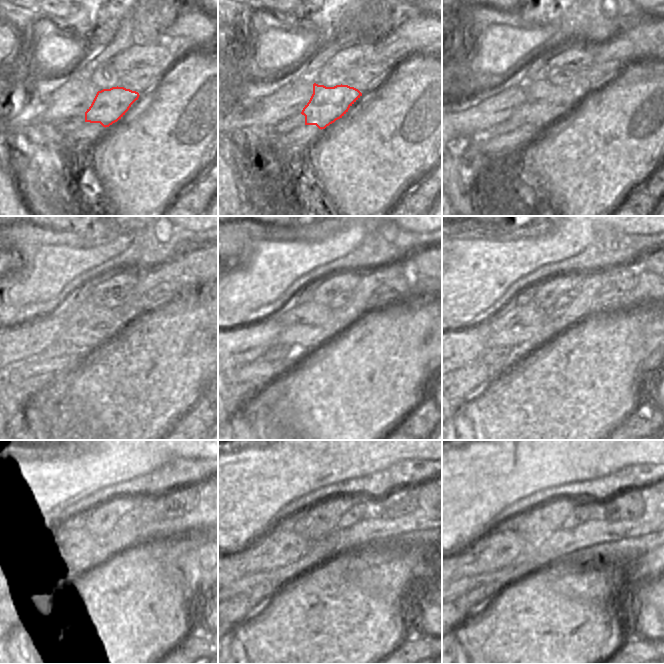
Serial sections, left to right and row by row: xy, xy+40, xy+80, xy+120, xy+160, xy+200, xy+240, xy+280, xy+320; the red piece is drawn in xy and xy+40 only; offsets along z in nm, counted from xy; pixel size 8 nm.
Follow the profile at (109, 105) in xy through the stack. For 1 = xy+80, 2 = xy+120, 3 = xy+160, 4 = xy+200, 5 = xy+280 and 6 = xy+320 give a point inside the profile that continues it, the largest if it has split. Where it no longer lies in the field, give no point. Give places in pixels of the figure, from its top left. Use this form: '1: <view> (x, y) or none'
1: xy+80 (545, 102)
2: xy+120 (89, 324)
3: xy+160 (304, 327)
4: xy+200 (526, 326)
5: xy+280 (274, 549)
6: xy+320 (486, 553)

